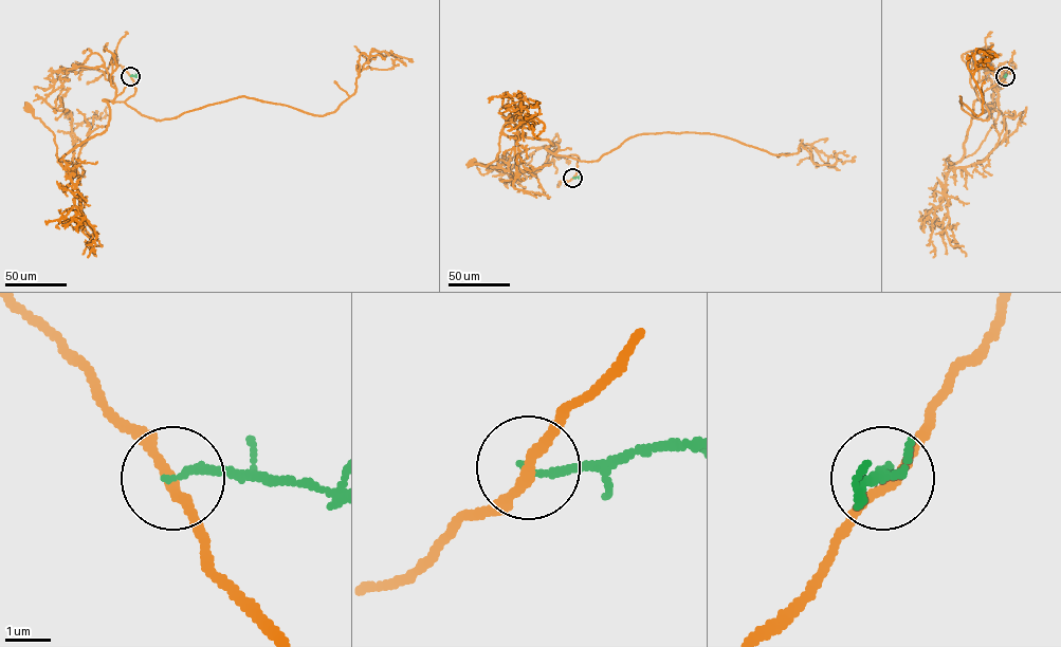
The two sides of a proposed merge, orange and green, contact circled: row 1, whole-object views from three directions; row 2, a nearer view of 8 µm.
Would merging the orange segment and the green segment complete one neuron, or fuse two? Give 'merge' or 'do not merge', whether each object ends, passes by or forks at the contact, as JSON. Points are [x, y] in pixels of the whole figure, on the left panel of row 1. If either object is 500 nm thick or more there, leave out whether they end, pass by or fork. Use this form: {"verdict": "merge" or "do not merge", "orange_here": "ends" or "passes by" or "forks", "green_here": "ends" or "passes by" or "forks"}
{"verdict": "do not merge", "orange_here": "passes by", "green_here": "ends"}

